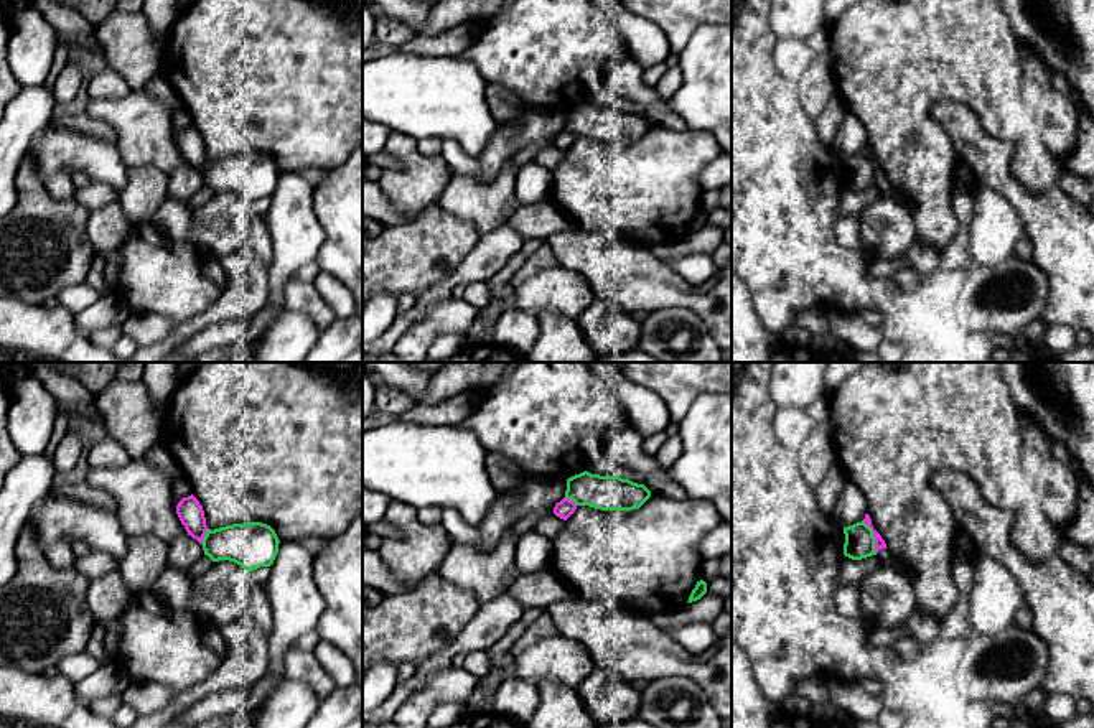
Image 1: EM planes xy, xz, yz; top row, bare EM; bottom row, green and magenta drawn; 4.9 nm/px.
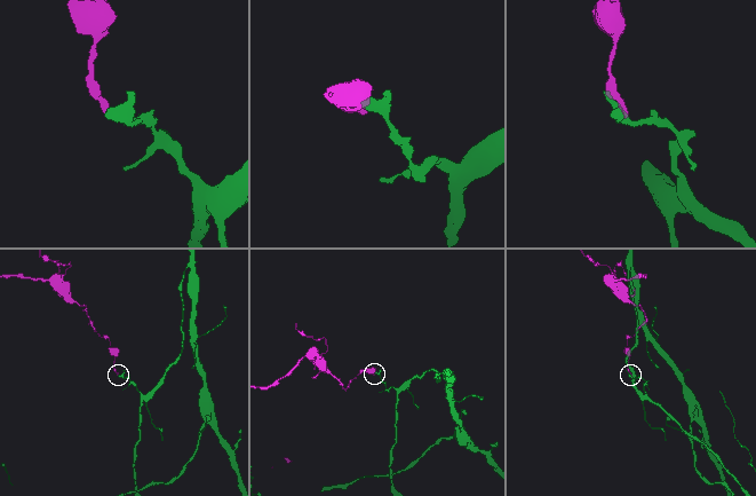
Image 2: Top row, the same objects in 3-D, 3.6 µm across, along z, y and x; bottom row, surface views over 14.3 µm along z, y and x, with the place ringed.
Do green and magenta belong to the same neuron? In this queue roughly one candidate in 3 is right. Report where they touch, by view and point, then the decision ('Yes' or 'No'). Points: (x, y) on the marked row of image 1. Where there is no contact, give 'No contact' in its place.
Touches green at yz (874, 537). No

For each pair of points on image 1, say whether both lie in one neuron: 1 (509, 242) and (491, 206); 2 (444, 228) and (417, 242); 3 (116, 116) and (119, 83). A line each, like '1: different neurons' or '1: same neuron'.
1: different neurons
2: same neuron
3: different neurons

